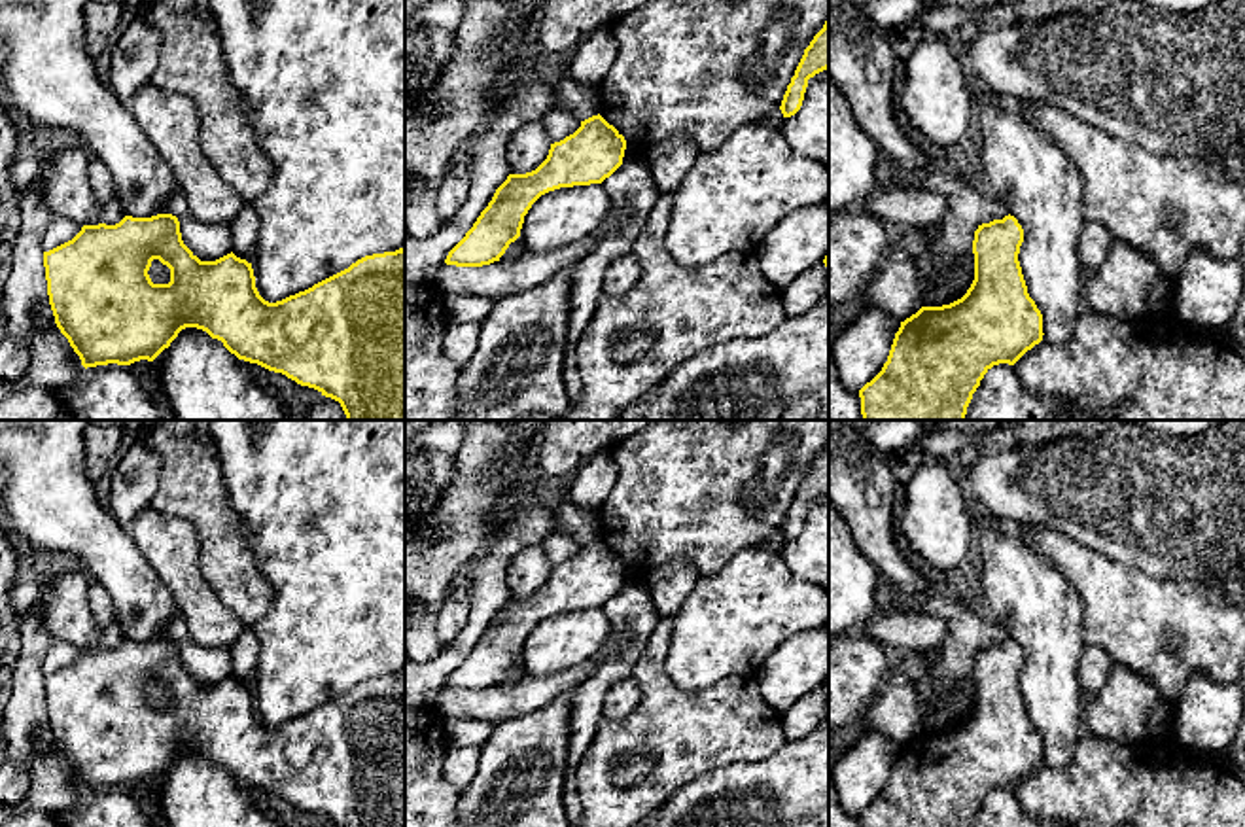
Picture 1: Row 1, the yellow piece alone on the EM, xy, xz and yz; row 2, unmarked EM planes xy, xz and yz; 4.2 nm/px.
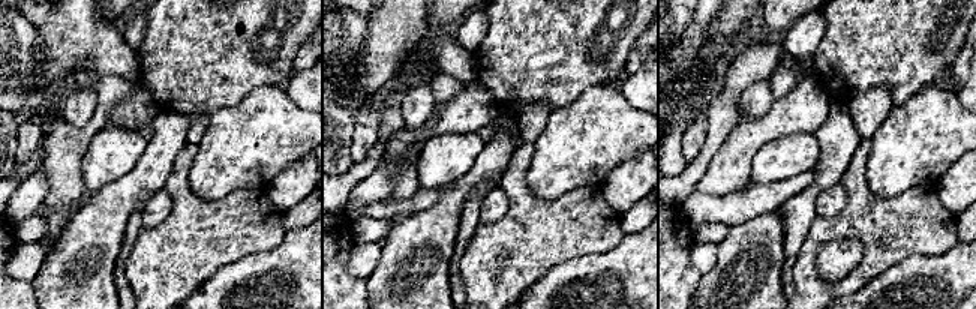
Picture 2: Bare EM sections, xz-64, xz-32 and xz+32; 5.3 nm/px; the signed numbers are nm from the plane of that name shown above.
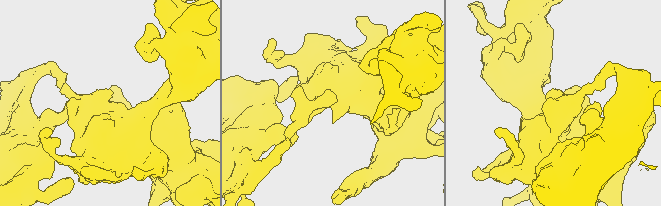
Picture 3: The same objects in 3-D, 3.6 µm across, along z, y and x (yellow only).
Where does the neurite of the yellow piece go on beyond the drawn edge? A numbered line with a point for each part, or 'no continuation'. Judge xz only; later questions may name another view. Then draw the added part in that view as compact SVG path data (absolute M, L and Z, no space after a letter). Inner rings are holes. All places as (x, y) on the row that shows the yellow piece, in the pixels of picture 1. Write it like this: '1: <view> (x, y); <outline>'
no continuation

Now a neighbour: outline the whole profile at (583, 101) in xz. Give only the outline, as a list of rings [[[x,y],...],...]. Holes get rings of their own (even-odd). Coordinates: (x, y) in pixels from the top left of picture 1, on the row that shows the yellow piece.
[[[554,59],[554,104],[570,110],[579,121],[600,114],[600,97],[596,89],[573,81],[562,59]]]

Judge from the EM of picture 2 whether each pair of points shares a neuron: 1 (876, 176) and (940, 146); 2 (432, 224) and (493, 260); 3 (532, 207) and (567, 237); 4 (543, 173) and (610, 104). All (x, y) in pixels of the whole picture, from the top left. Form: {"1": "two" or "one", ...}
{"1": "one", "2": "two", "3": "one", "4": "one"}

